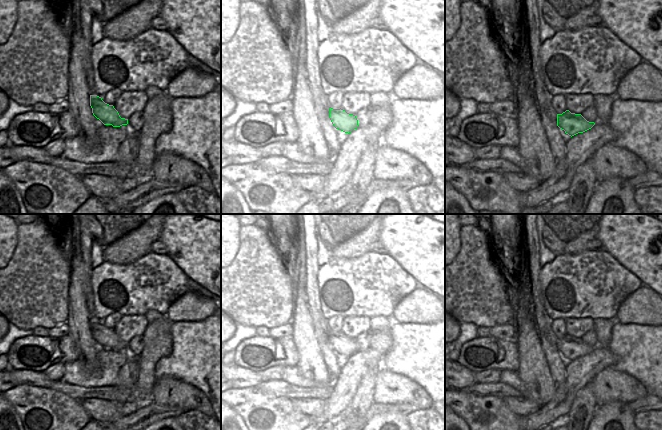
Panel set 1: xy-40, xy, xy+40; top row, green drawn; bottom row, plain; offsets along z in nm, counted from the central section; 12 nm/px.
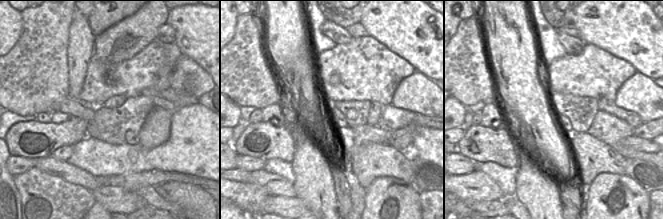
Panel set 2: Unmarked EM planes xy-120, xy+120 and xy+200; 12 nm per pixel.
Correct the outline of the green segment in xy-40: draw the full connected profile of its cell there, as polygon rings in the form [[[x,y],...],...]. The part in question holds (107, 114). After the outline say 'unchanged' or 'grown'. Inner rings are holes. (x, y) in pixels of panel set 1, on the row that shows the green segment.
[[[90,95],[90,106],[93,115],[104,125],[120,127],[128,124],[128,119],[121,118],[113,105],[105,103],[102,98],[97,95]]]; unchanged

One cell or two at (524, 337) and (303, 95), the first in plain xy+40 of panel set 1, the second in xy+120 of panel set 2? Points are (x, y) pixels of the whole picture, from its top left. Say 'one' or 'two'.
two

